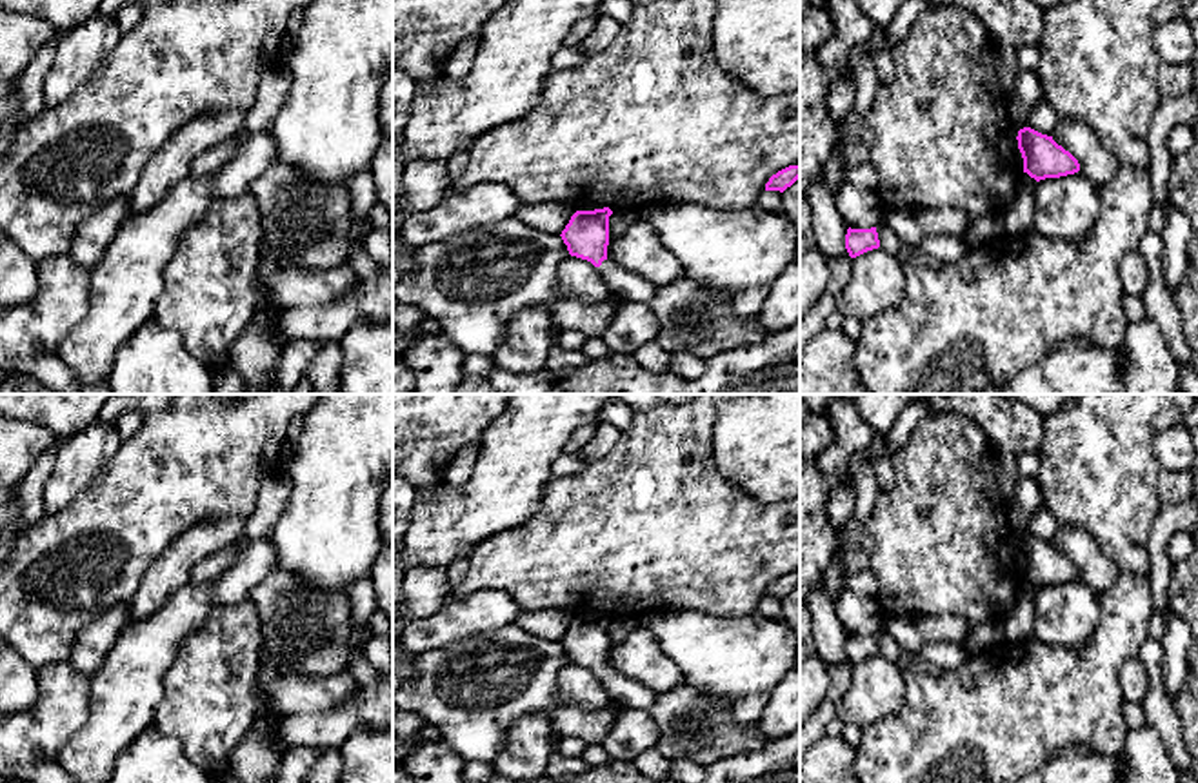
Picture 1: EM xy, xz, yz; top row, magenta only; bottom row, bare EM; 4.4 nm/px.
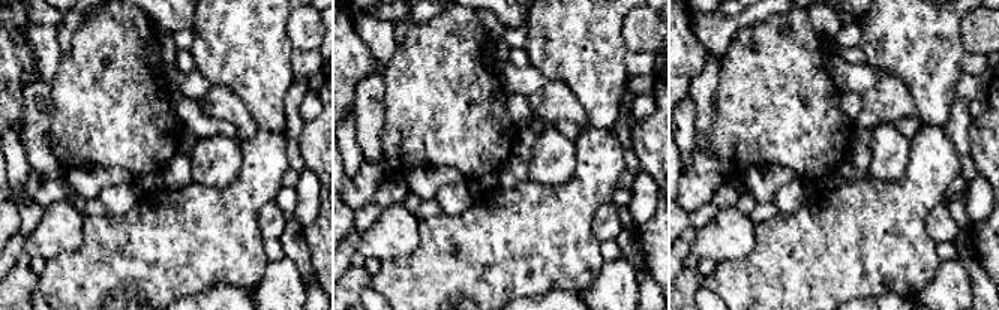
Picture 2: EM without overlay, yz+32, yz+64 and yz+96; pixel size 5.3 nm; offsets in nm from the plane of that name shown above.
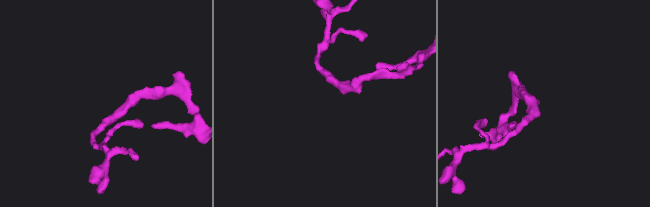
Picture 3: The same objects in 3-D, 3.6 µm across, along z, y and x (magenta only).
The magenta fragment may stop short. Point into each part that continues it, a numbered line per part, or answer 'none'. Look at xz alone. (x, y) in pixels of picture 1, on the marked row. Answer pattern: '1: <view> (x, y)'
1: xz (631, 287)

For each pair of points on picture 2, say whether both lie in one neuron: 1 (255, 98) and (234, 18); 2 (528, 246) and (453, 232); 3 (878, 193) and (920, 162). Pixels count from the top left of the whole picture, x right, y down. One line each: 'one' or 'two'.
1: one
2: one
3: one

